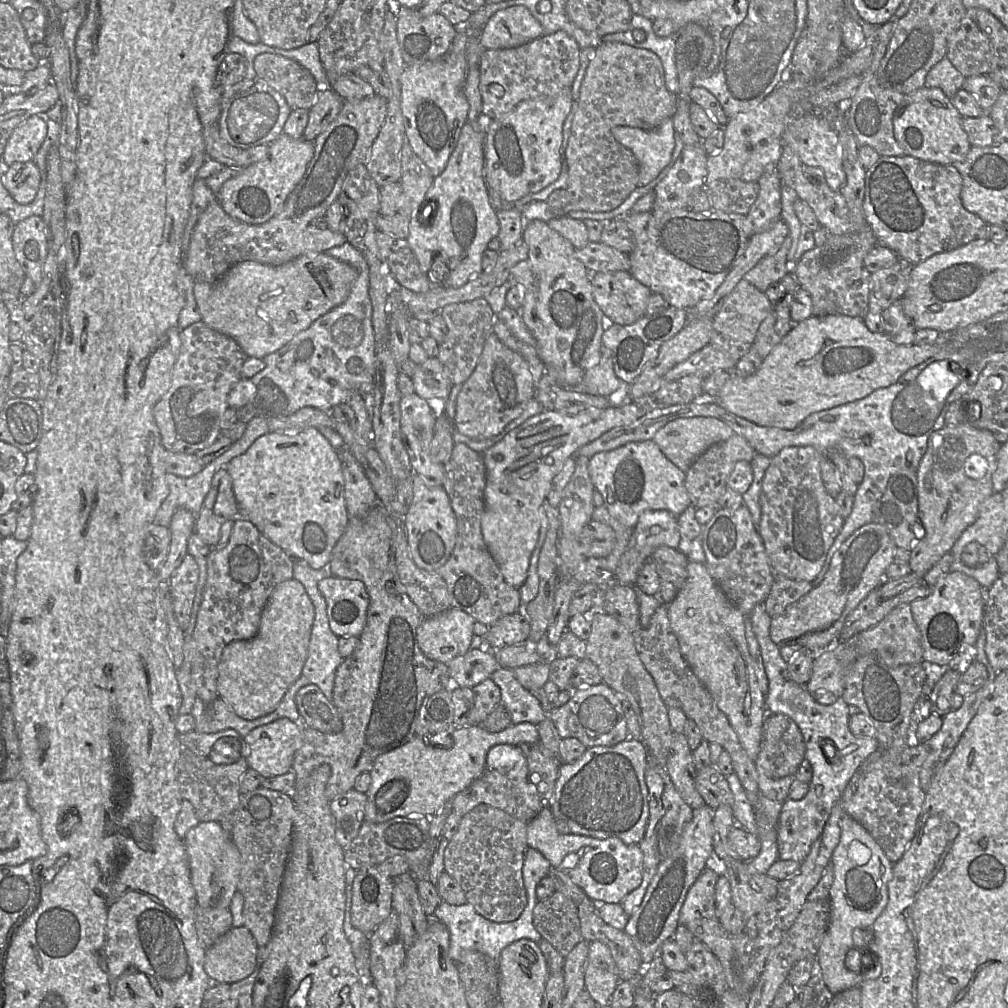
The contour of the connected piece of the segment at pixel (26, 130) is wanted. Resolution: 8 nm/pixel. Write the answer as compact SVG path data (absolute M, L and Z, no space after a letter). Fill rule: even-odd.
M46 113L32 115L12 132L2 154L2 163L33 161L48 131Z

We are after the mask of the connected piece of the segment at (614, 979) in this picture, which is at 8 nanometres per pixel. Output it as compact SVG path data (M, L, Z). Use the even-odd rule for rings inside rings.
M593 941L585 972L585 989L599 1006L611 1005L619 982L619 971L609 947L600 941Z

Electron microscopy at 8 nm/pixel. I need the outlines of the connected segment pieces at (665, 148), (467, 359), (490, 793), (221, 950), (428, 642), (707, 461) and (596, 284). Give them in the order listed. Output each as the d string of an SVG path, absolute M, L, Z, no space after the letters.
M673 117L664 119L651 130L616 126L612 135L636 157L639 164L638 186L650 183L659 175L669 164L675 147Z
M485 298L449 304L439 312L446 323L447 334L438 346L437 359L452 385L462 385L473 373L488 335L493 332L495 314Z
M519 752L512 766L502 769L487 767L484 773L470 786L457 793L452 799L453 811L465 815L480 804L500 809L509 815L530 822L542 810L536 787L528 780L528 762L523 752Z
M244 925L230 928L206 949L204 969L218 983L235 983L255 968L258 945Z
M454 607L425 616L417 628L419 647L427 658L448 663L471 649L475 621L471 615Z
M738 434L724 441L717 442L699 455L685 473L684 486L689 494L691 504L696 508L712 506L717 508L727 488L727 480L735 464L740 460L751 462L756 454L749 442Z
M629 271L591 272L593 297L607 317L619 325L630 325L643 316L652 291L636 280Z

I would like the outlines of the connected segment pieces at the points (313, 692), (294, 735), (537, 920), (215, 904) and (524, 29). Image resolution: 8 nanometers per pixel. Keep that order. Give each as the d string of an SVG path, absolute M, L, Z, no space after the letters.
M308 684L298 690L295 703L306 725L323 733L338 733L343 728L340 714L318 686Z
M280 718L252 729L244 737L248 767L264 778L291 771L301 735L299 725L288 718Z
M559 891L538 901L533 912L533 924L563 957L567 957L583 939L576 904Z
M199 822L185 835L184 844L189 861L190 880L195 891L196 903L202 908L228 908L237 883L241 868L240 854L230 834L219 822Z
M522 5L508 7L495 12L479 39L485 49L507 49L519 47L543 36L543 28L528 8Z

